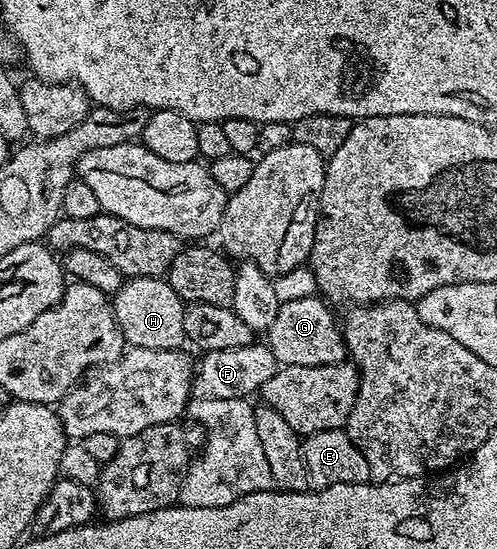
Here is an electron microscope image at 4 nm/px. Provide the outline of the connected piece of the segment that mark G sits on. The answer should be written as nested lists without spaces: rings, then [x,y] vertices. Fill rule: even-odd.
[[[317,294],[307,298],[295,298],[281,305],[279,314],[275,314],[275,320],[271,322],[267,333],[268,346],[275,354],[278,365],[327,366],[342,363],[346,359],[345,342],[338,317],[337,320],[333,317],[328,306],[330,307]]]

